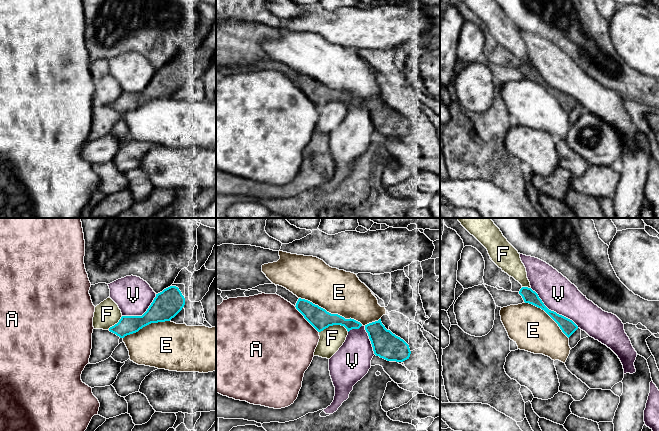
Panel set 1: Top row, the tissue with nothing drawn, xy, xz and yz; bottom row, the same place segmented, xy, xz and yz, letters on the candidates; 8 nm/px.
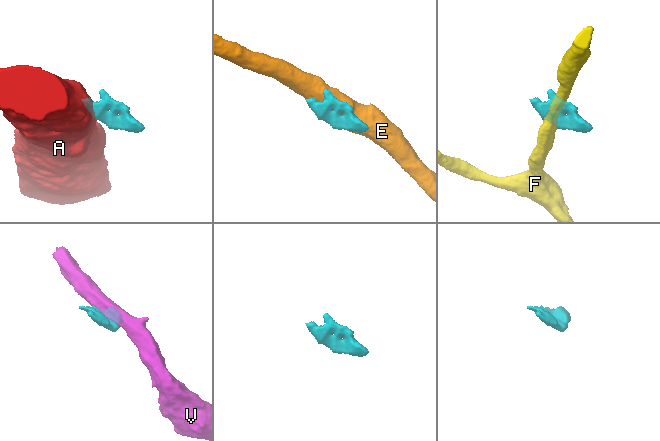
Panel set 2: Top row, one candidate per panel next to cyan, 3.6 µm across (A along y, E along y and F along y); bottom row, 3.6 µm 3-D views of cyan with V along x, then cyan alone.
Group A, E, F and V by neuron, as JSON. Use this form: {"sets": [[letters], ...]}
{"sets": [["A"], ["E"], ["F"], ["V"]]}

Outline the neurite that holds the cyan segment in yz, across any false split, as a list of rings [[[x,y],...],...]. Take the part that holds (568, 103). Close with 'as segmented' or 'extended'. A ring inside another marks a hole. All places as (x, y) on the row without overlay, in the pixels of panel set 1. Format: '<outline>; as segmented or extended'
[[[522,63],[519,70],[522,72],[525,79],[532,80],[544,86],[558,100],[562,108],[568,114],[578,105],[578,102],[572,96],[549,86],[539,74],[538,70],[531,64]]]; as segmented

